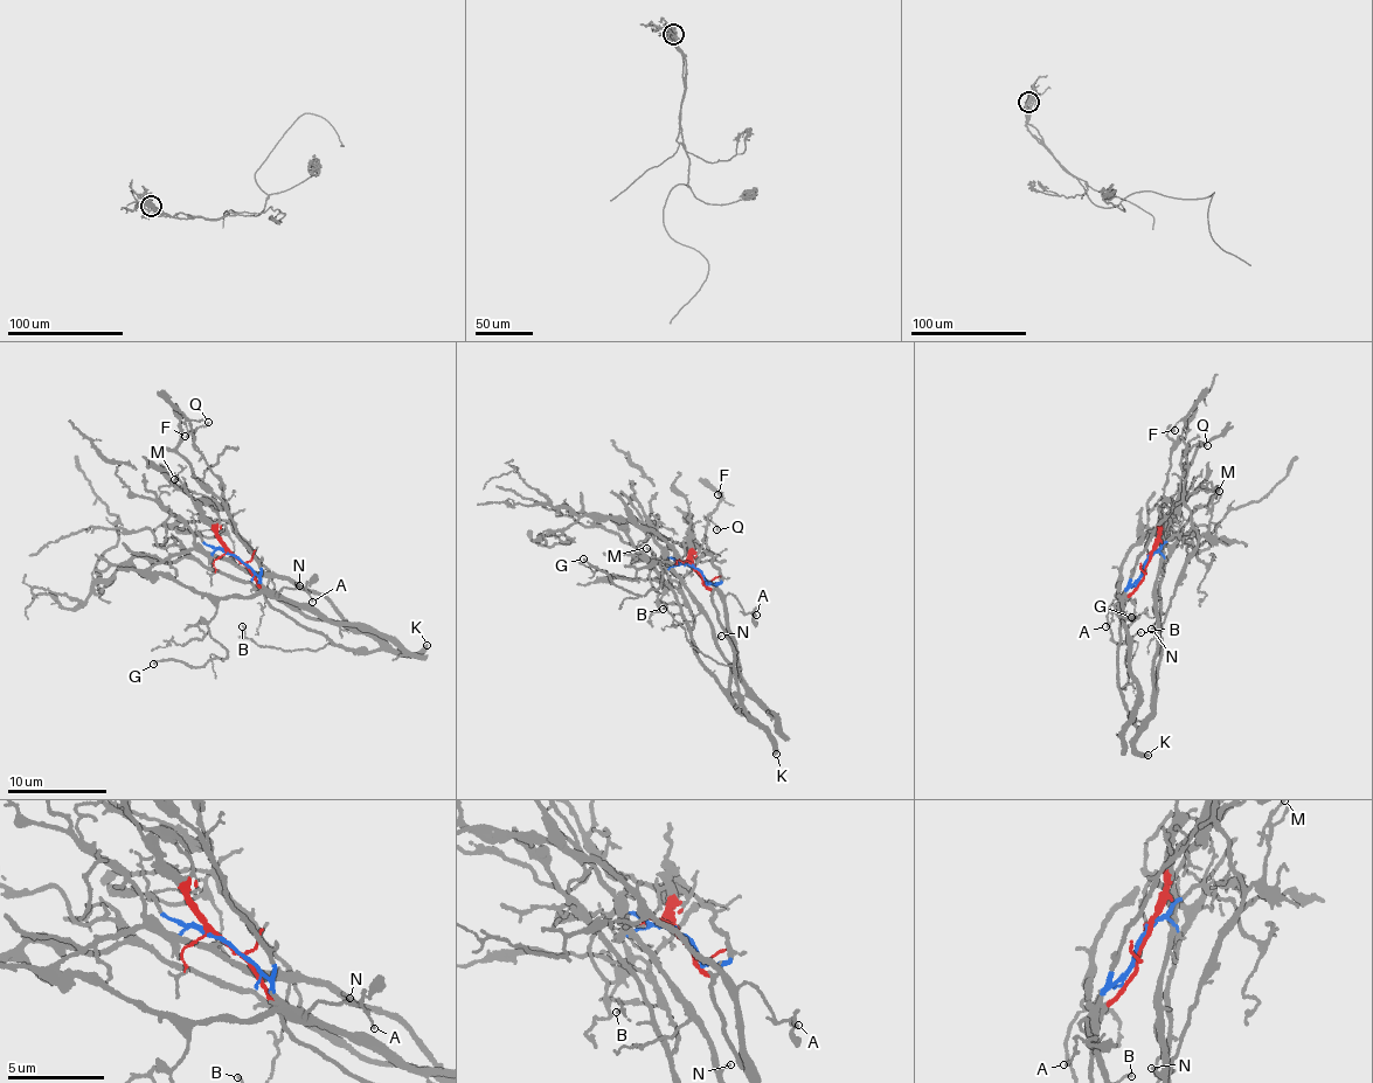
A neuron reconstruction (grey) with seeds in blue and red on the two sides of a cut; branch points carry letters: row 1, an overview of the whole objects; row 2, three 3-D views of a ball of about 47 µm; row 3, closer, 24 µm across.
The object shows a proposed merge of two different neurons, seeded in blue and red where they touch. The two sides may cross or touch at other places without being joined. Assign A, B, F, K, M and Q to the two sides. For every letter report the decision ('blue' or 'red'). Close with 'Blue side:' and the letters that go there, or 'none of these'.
A: blue
B: red
F: red
K: red
M: red
Q: red
Blue side: A

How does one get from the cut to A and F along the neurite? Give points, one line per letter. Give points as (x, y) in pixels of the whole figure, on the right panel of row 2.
A: (1146, 562), (1115, 605), (1117, 604), (1117, 616), (1107, 626)
F: (1146, 564), (1160, 521), (1193, 485), (1163, 528), (1159, 625), (1198, 535), (1185, 500), (1184, 421), (1173, 431)

